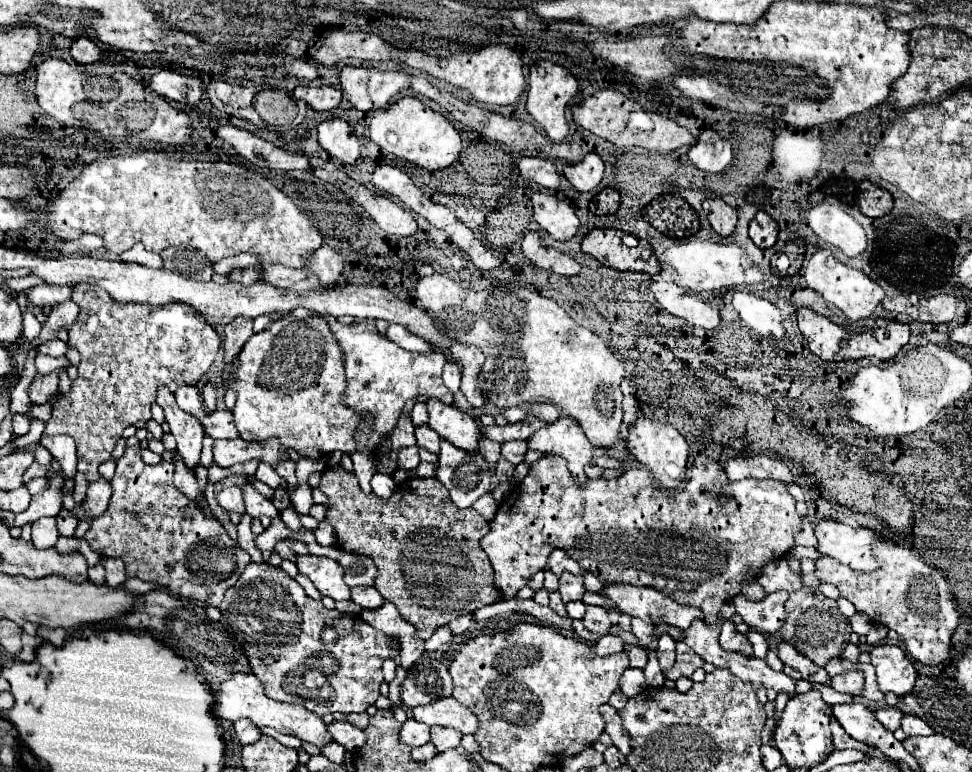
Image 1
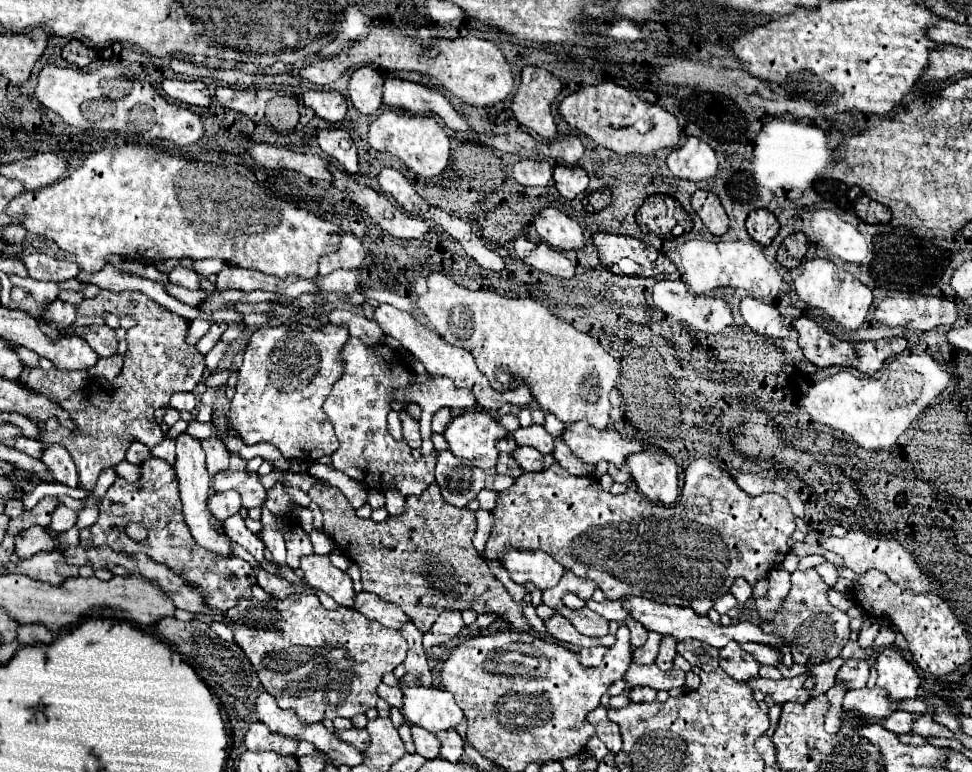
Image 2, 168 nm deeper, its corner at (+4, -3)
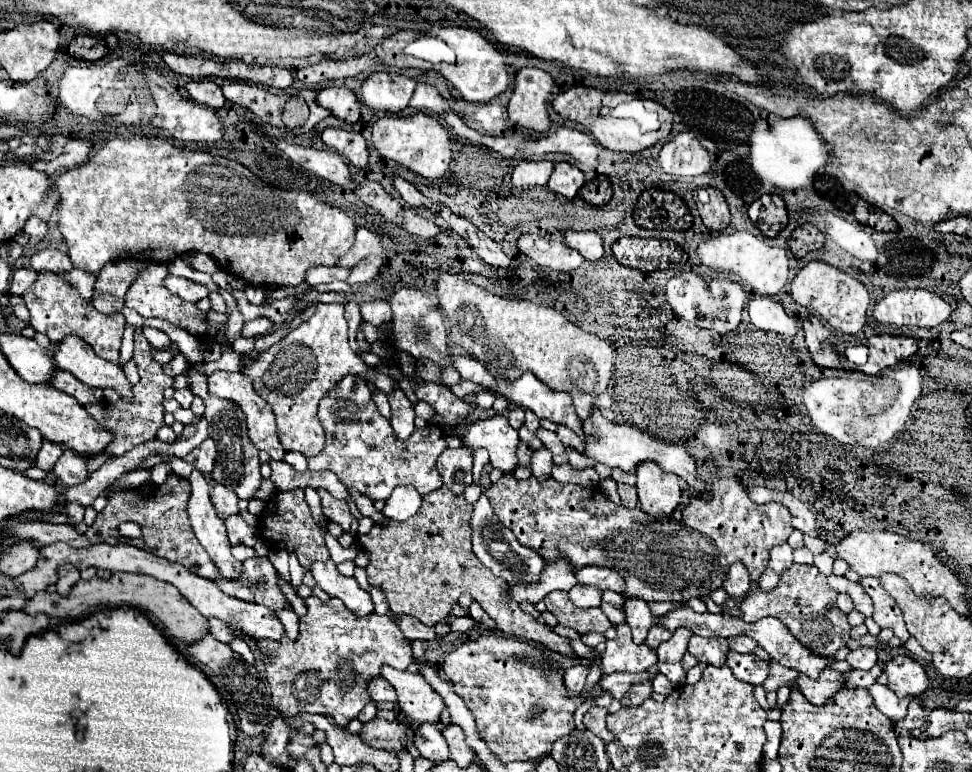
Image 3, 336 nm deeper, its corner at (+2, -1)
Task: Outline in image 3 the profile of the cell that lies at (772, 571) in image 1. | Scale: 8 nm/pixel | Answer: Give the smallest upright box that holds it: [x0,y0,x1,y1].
[794,668,842,704]

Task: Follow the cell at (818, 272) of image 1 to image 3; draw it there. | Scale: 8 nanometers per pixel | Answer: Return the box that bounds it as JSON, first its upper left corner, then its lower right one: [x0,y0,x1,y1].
[790,260,870,334]

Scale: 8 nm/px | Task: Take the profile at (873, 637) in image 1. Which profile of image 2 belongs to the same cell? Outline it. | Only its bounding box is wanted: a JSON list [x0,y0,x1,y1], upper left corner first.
[874,626,896,648]

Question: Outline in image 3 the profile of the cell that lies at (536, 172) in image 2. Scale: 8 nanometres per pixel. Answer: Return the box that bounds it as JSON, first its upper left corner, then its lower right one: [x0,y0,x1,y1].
[512,160,554,188]

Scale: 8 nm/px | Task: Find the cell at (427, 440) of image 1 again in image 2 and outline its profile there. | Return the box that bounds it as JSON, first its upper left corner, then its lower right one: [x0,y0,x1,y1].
[400,410,420,448]

